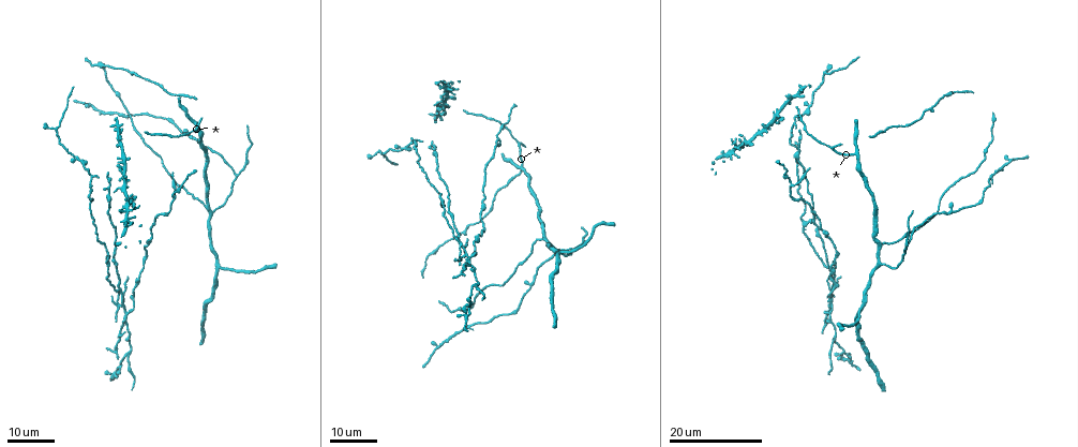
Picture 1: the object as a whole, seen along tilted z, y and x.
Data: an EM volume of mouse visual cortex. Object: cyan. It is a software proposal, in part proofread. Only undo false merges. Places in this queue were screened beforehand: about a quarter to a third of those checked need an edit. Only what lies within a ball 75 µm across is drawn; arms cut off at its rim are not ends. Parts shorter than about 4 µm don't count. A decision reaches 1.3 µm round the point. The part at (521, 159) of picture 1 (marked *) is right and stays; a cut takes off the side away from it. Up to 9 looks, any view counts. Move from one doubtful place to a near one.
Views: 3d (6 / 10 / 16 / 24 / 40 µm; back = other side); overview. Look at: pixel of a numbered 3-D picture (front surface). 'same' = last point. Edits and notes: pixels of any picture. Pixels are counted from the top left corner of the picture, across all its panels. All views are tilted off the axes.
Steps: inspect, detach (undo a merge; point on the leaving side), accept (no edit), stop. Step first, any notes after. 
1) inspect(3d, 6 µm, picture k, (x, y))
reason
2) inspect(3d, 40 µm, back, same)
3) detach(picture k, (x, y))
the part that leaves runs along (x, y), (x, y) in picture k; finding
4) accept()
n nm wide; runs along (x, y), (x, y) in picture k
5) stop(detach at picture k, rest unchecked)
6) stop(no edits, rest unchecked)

inspect(3d, 16 µm, picture 1, (858, 156))
arms part here

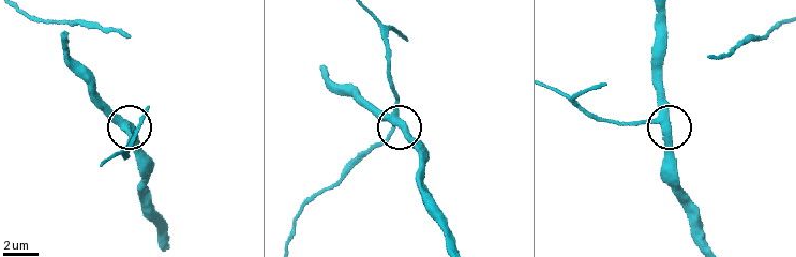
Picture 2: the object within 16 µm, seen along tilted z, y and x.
inspect(3d, 10 µm, picture 2, (400, 126))
zoom in

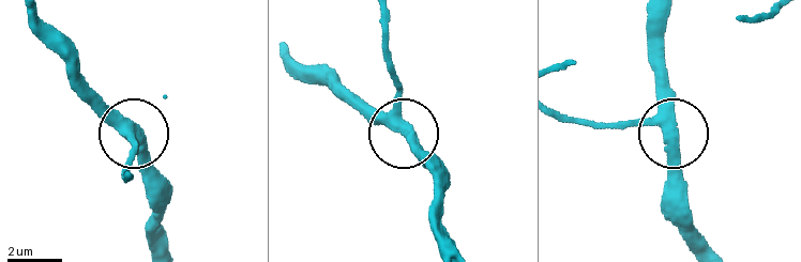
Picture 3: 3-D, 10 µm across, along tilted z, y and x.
accept()
3 arms; runs along (601, 124), (673, 127), (664, 52) in picture 3; continuous, no second neuron

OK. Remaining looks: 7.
inspect(3d, 16 µm, picture 1, (795, 186))
three arms meet

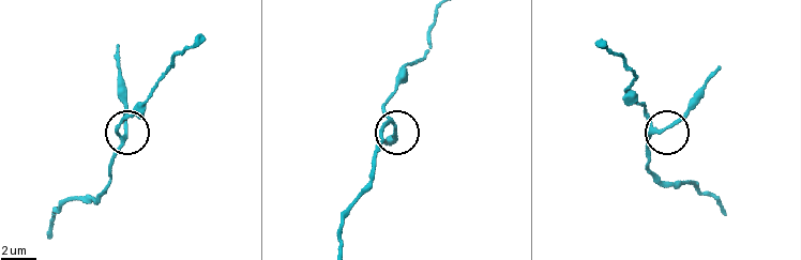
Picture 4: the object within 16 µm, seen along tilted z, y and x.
inspect(3d, 6 µm, picture 4, (660, 131))

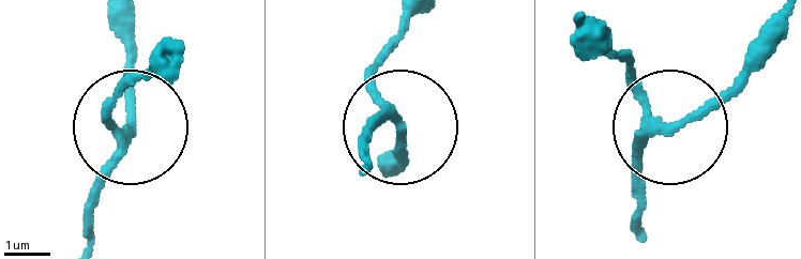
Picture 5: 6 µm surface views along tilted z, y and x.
accept()
3 arms; runs along (365, 165), (362, 141), (380, 121), (401, 133), (394, 164) in picture 5; continuous, no second neuron

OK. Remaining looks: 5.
inspect(3d, 16 µm, picture 1, (235, 174))
three-way junction

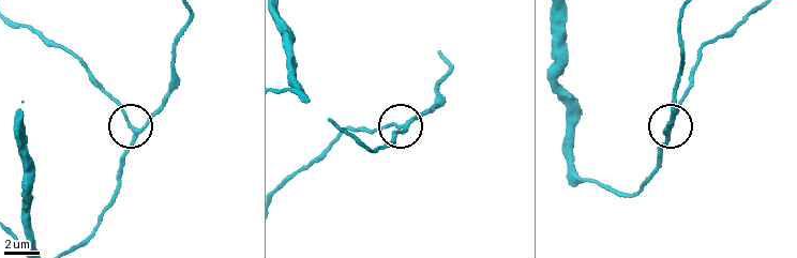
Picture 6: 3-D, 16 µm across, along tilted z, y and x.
inspect(3d, 10 µm, picture 6, (404, 125))

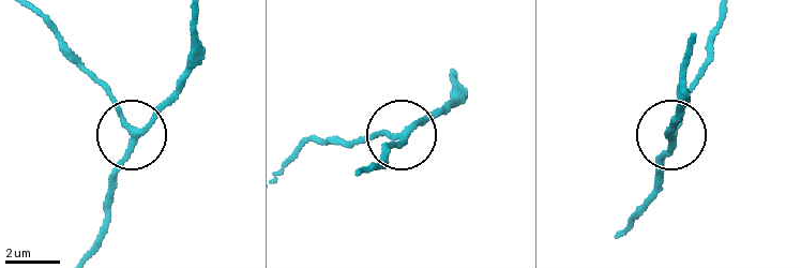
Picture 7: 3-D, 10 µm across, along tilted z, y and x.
inspect(3d, 10 µm, back, picture 7, (129, 131))

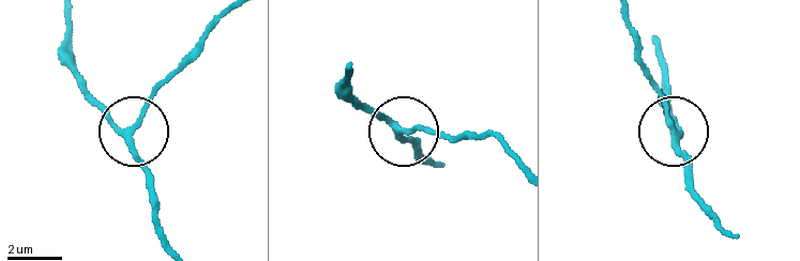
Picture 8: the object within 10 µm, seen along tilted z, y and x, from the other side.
accept()
200 nm wide; runs along (731, 231), (694, 193), (693, 160), (670, 140), (673, 116) in picture 8; all the same neuron

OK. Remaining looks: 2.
stop(no edits, rest unchecked)

